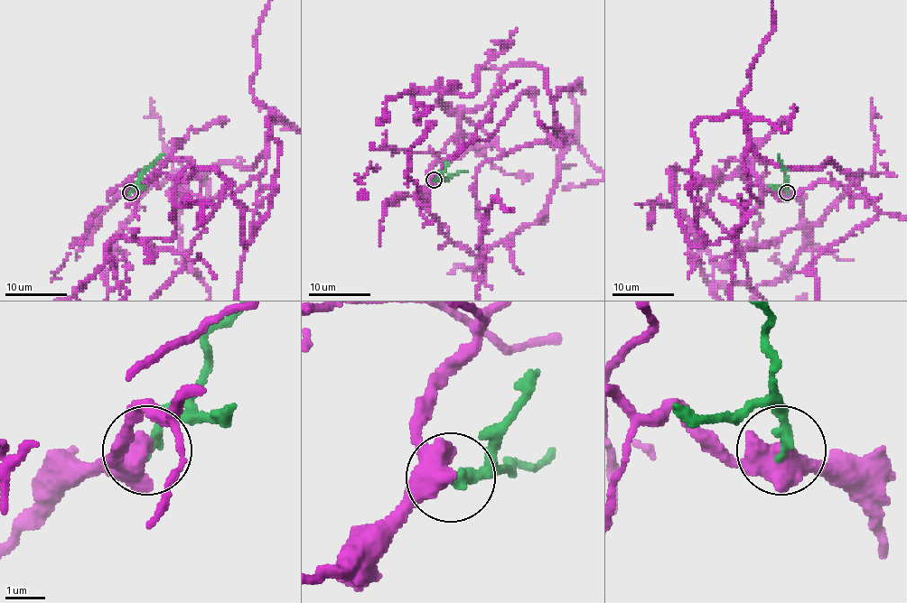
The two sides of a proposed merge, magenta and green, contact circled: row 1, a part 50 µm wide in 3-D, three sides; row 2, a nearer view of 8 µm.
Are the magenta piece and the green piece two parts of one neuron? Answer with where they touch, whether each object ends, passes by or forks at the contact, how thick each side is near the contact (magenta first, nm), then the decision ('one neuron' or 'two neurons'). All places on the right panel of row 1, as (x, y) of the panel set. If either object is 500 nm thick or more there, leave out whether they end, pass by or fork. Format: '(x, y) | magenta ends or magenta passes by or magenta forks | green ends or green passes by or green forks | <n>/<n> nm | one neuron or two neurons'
(787, 192) | 550/240 nm | two neurons

